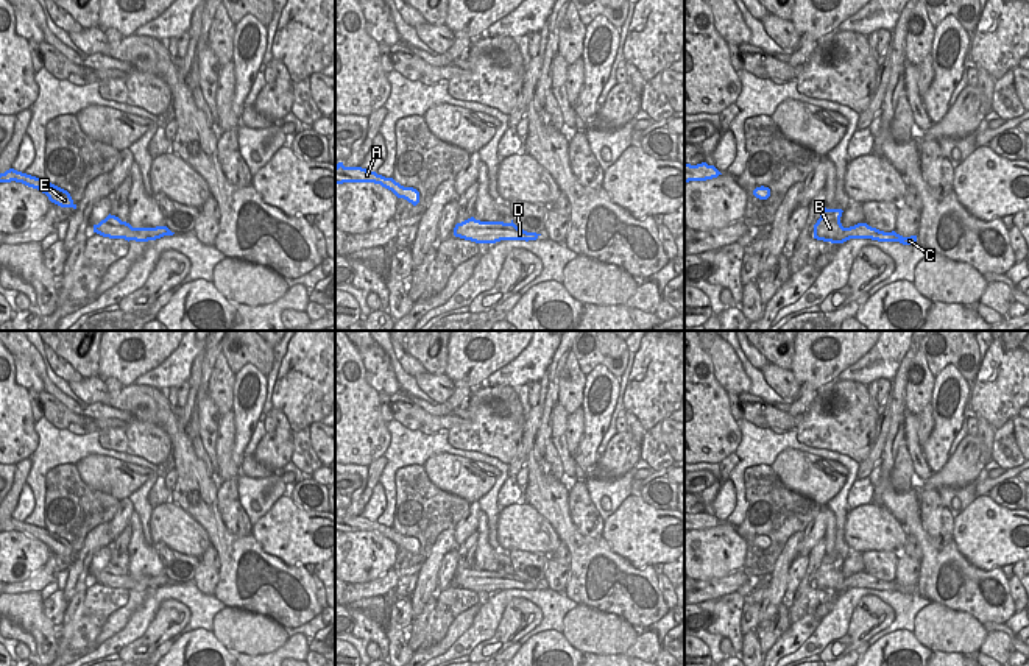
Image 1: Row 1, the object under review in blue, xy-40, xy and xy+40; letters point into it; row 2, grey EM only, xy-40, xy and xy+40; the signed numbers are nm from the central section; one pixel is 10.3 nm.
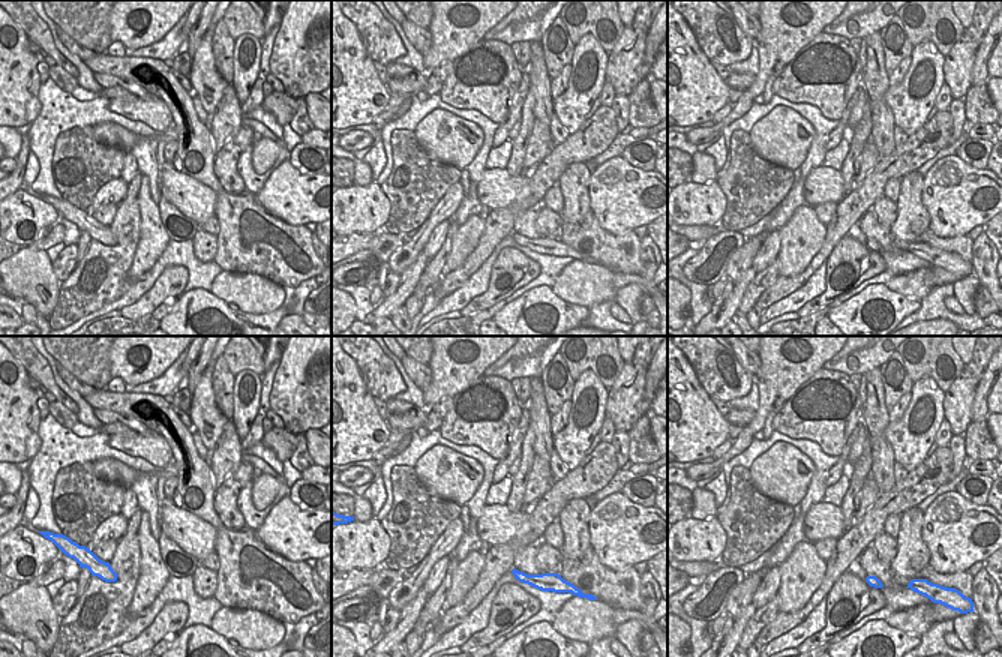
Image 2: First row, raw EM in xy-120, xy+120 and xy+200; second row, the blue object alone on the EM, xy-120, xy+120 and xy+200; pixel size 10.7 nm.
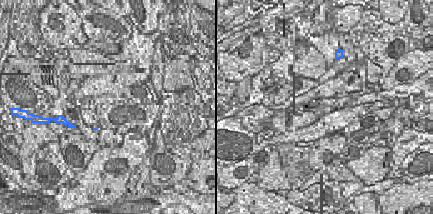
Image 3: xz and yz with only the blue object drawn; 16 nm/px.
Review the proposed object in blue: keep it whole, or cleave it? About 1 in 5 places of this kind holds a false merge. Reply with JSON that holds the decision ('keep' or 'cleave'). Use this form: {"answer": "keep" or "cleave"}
{"answer": "keep"}

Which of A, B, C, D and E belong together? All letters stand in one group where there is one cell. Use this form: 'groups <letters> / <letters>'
groups A B C D E

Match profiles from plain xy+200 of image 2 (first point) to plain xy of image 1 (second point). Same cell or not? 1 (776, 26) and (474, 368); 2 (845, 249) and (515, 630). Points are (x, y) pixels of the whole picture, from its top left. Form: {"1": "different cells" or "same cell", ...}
{"1": "same cell", "2": "same cell"}

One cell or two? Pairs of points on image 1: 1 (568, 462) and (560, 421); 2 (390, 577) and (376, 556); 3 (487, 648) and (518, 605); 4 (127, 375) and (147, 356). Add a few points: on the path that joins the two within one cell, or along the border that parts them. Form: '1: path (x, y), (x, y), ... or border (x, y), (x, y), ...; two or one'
1: path (563, 453), (560, 431); one
2: border (392, 568), (370, 580), (353, 584); two
3: path (498, 641), (516, 623), (518, 616); one
4: path (131, 370), (142, 359); one

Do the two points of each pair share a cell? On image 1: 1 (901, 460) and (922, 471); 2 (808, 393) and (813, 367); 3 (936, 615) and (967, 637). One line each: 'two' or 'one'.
1: two
2: two
3: one

